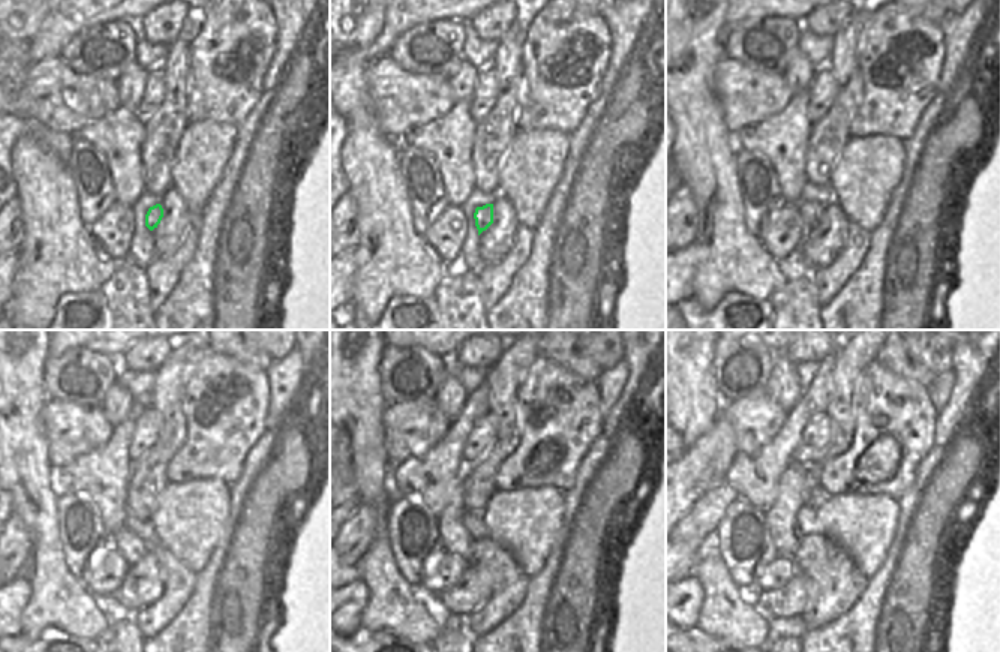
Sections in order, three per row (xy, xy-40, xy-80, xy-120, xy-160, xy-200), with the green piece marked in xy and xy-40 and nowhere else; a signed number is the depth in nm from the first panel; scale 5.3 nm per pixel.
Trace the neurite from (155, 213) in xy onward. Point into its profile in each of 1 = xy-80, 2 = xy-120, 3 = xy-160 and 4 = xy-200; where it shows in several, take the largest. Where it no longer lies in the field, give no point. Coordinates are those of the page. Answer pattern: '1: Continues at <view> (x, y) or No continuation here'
1: Continues at xy-80 (810, 212)
2: Continues at xy-120 (131, 547)
3: Continues at xy-160 (453, 535)
4: Continues at xy-200 (798, 484)

